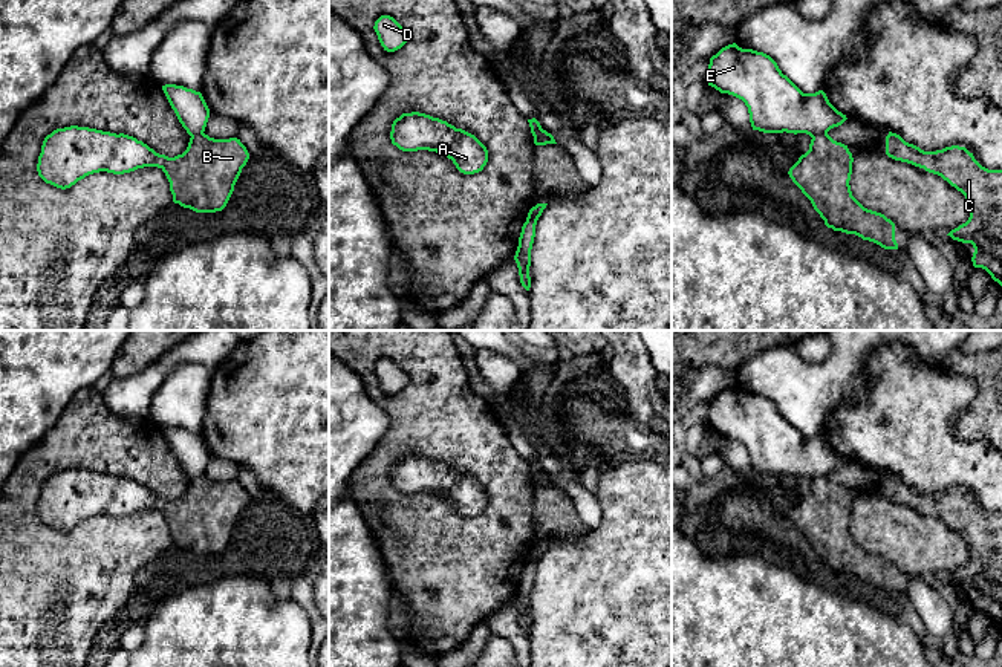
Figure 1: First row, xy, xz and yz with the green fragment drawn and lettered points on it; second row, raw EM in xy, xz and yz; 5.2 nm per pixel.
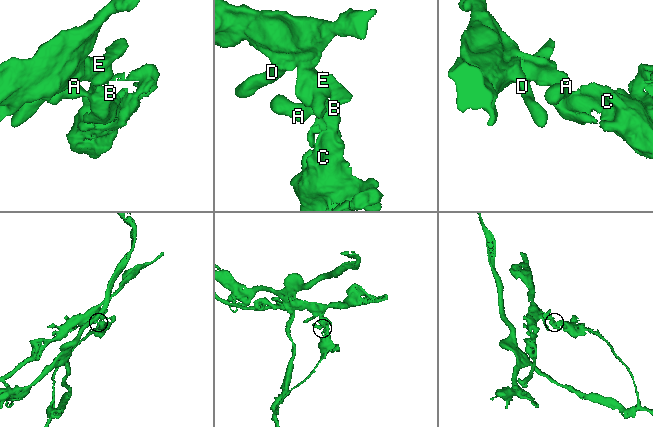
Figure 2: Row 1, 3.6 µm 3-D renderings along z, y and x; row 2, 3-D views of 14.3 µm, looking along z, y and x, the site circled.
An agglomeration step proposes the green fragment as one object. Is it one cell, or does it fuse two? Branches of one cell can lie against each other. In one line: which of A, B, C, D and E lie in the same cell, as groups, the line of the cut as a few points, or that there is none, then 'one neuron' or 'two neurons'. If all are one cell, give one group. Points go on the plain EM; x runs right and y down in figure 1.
groups A B C / D E; cut yz (826, 475), (811, 479); two neurons

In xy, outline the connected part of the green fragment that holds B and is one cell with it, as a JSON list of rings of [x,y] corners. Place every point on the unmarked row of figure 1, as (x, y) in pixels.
[[[70,468],[44,480],[37,514],[46,526],[66,532],[93,516],[124,517],[158,509],[170,525],[174,546],[216,555],[226,549],[248,502],[237,480],[214,482],[200,476],[190,480],[182,497],[168,500],[124,476]]]

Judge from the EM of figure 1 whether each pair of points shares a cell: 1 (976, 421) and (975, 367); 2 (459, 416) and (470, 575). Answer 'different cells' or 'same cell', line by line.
1: same cell
2: same cell

